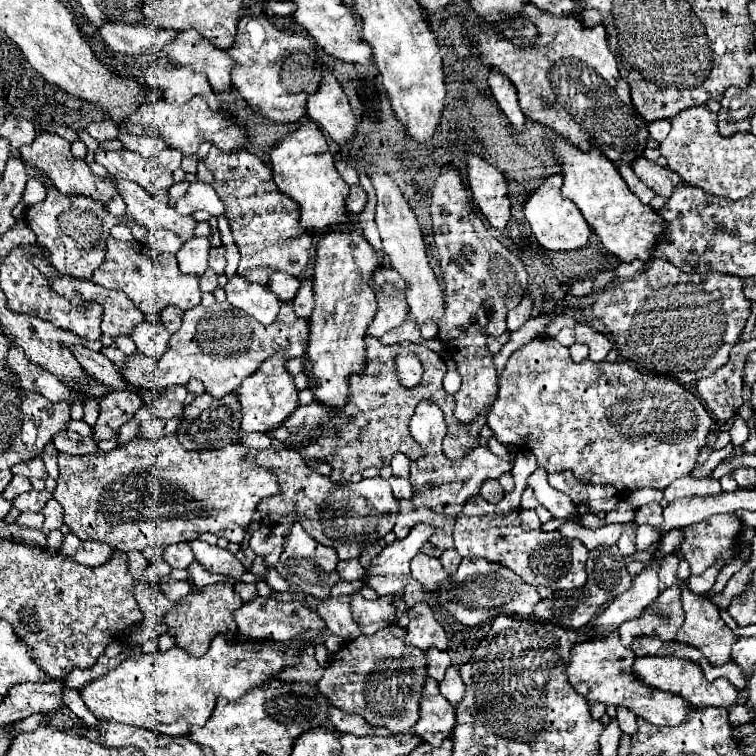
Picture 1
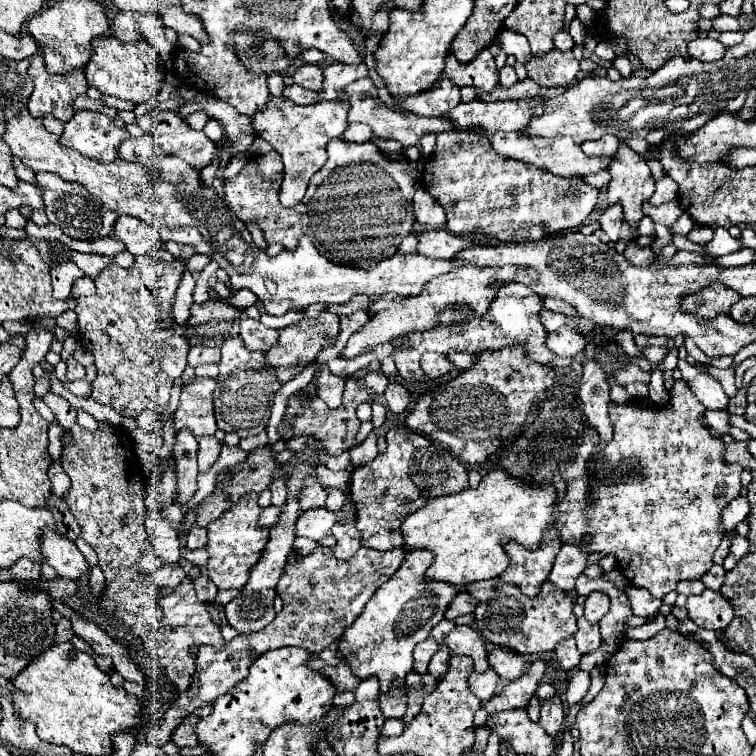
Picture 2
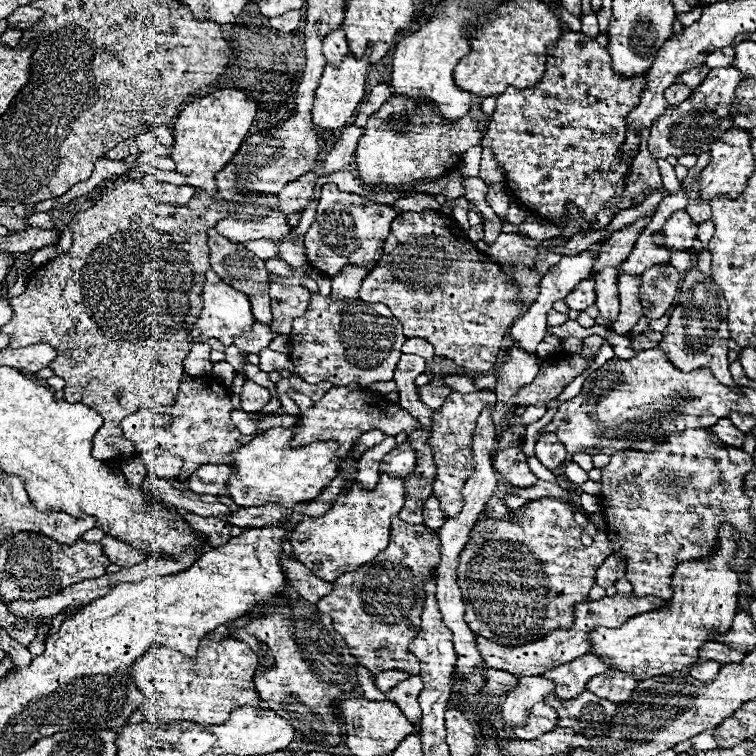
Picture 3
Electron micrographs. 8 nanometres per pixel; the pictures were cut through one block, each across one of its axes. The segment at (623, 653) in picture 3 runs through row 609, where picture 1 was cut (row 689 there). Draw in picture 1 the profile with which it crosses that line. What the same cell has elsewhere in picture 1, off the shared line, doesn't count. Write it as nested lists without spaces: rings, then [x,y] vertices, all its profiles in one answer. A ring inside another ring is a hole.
[[[638,656],[632,668],[634,668],[634,674],[640,676],[646,684],[650,684],[658,690],[662,688],[666,692],[678,694],[696,708],[706,708],[706,706],[730,708],[738,698],[738,690],[726,678],[716,678],[714,682],[708,682],[702,676],[702,668],[698,668],[698,664],[694,664],[690,660],[678,660],[672,656],[670,658],[668,656]]]

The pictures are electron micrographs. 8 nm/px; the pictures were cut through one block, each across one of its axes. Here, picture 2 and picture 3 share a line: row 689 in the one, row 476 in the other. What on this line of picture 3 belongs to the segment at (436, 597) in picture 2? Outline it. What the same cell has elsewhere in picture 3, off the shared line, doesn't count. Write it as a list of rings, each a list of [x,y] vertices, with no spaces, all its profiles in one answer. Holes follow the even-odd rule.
[[[386,474],[380,476],[380,482],[372,490],[352,484],[346,494],[338,494],[336,502],[324,516],[296,524],[290,536],[296,558],[324,582],[334,582],[344,572],[352,572],[374,560],[378,552],[388,548],[390,520],[402,510],[404,494],[404,480]]]

